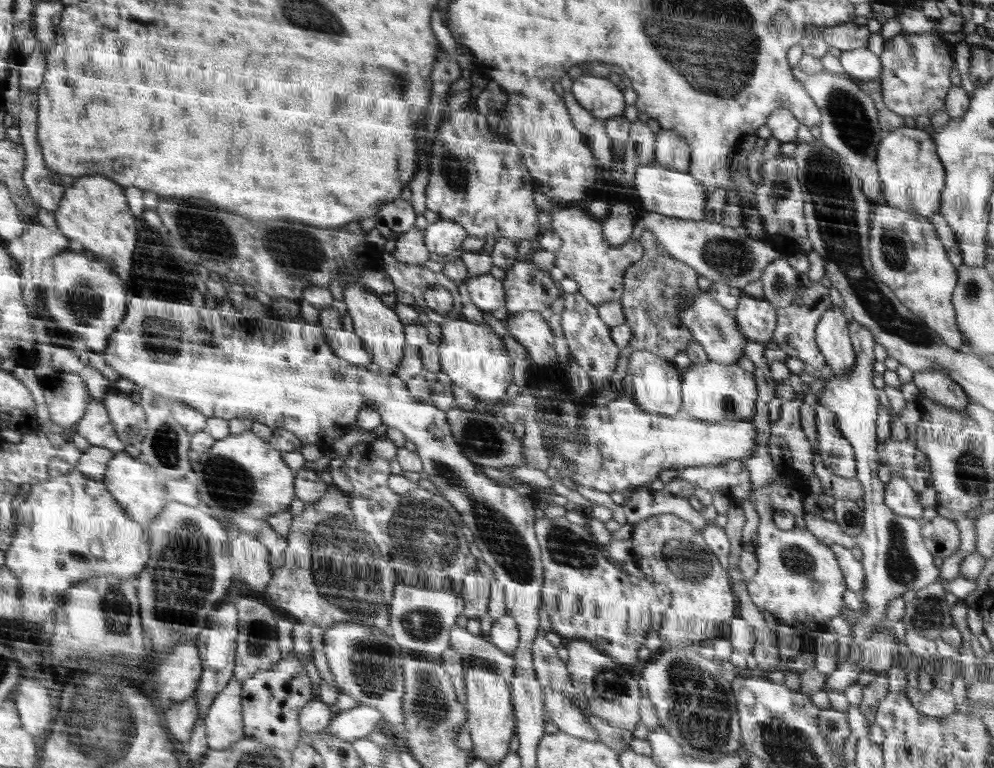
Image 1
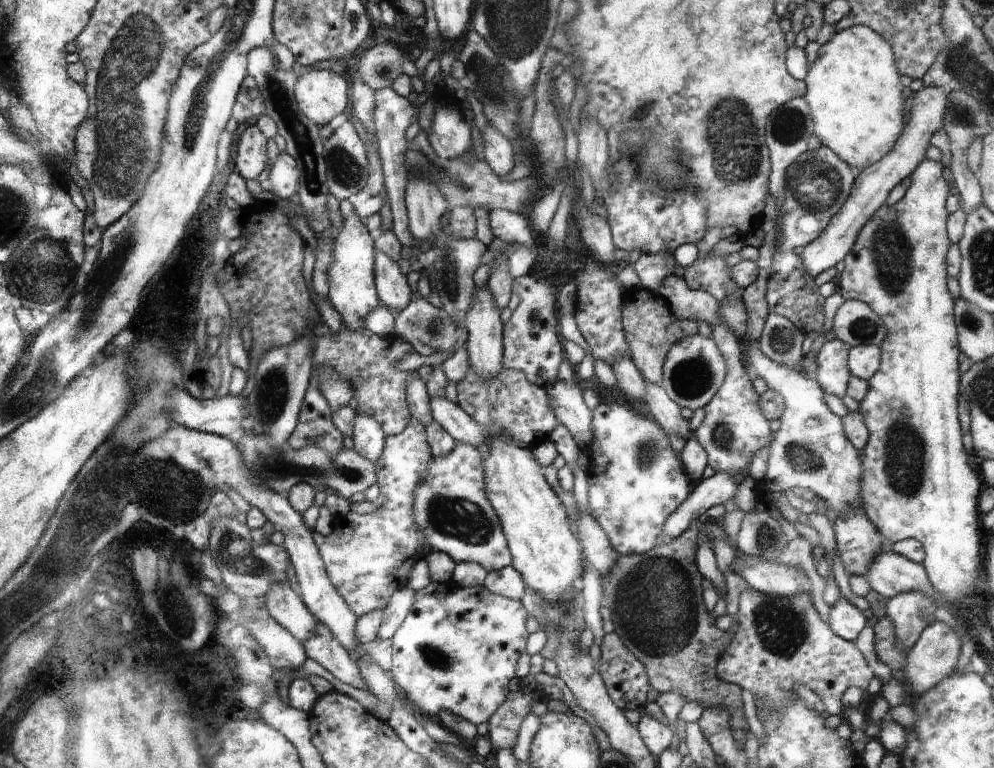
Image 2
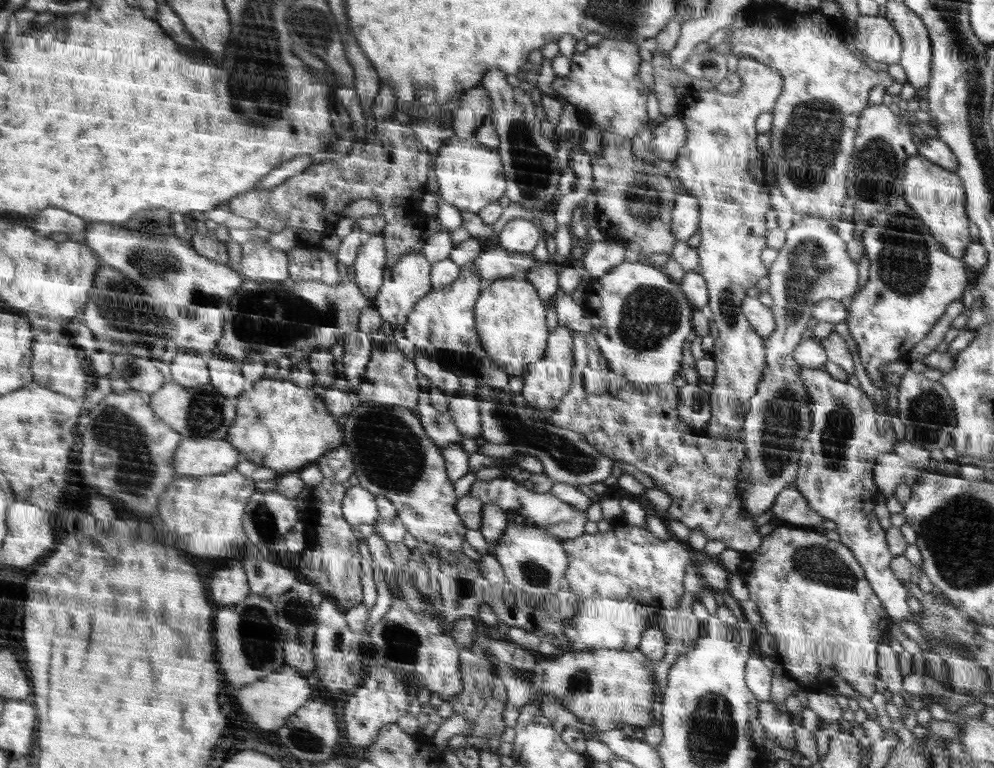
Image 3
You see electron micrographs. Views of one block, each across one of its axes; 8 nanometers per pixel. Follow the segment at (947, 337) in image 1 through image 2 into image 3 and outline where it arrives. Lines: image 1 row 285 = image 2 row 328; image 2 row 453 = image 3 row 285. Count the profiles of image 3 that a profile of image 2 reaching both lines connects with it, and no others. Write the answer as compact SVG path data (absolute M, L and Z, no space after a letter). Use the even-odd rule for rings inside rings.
M902 196L893 205L876 214L872 226L866 228L862 242L866 246L866 256L870 267L864 288L849 299L849 317L845 320L850 336L856 342L860 360L868 376L879 388L886 388L887 382L880 367L892 361L905 360L916 343L932 330L932 327L946 312L946 306L954 300L962 299L962 292L968 284L968 276L962 260L944 252L942 243L930 234L929 227L922 222L917 212Z

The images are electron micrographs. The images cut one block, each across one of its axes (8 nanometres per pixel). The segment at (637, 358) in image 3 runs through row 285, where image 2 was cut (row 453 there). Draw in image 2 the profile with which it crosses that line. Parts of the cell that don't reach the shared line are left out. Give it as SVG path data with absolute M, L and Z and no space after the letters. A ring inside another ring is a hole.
M600 402L592 412L592 446L584 449L588 462L594 464L588 472L590 514L620 555L648 553L658 544L664 522L690 494L684 464L654 420L622 404Z

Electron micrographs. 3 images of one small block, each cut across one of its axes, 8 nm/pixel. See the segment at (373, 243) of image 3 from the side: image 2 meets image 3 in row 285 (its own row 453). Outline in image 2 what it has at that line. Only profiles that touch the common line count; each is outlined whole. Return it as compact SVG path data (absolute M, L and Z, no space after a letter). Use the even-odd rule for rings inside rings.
M356 416L353 436L353 450L365 460L374 464L382 455L387 438L374 418Z

